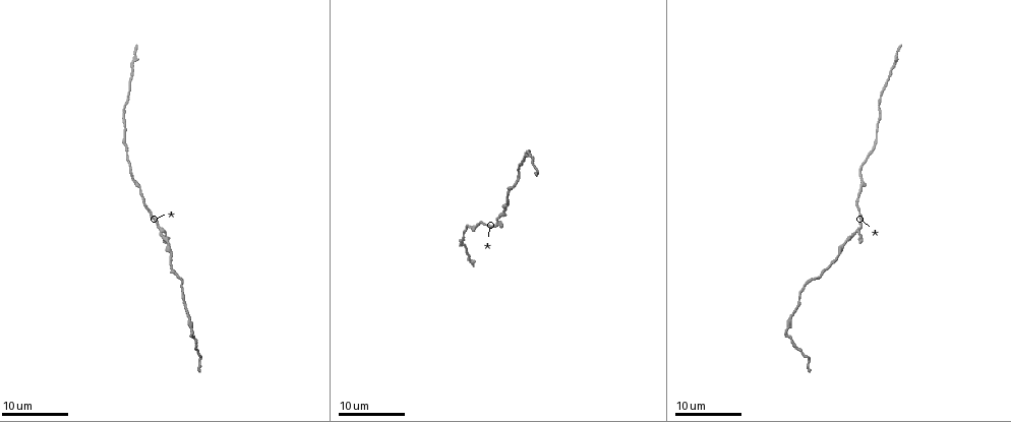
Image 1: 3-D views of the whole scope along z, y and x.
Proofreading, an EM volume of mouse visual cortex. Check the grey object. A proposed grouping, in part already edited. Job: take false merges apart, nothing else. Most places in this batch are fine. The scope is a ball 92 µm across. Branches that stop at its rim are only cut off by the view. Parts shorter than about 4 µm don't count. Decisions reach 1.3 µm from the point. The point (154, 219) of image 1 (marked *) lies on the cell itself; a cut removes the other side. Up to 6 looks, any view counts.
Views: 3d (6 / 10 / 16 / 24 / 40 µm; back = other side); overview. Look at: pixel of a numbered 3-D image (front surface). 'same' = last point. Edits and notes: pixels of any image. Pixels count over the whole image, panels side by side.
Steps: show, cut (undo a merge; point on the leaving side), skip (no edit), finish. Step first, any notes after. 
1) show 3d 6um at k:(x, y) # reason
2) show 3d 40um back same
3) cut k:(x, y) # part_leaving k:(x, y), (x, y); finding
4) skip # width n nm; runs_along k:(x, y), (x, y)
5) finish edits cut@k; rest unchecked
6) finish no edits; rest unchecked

show 3d 24um at 1:(162, 230) # three-way junction

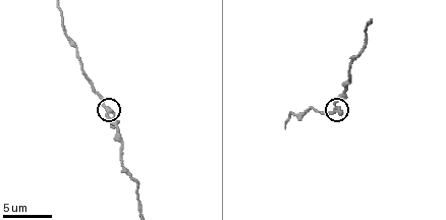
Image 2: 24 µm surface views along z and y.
show 3d 6um at 2:(335, 111) # closer look

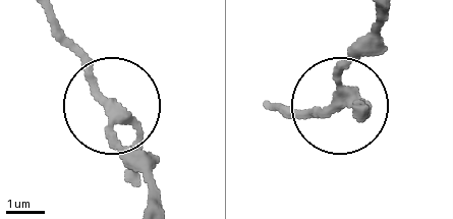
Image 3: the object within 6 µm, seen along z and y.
skip # runs_along 3:(72, 50), (105, 105), (111, 145), (147, 189); one cell here

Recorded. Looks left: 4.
show 3d 24um at 1:(122, 123)

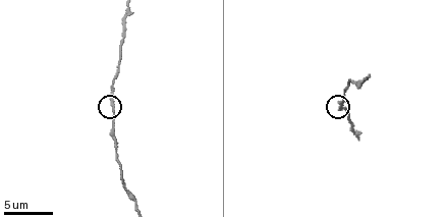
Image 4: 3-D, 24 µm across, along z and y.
show 3d 10um at 4:(110, 106)

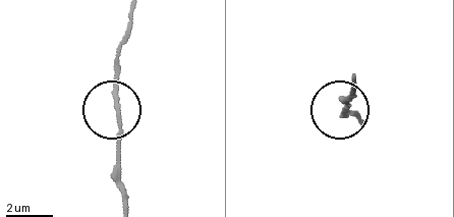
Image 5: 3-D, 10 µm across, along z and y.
skip # runs_along 5:(125, 202), (115, 52); continuous, no second cell

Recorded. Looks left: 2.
show 3d 10um at 4:(123, 26) # sudden change in width

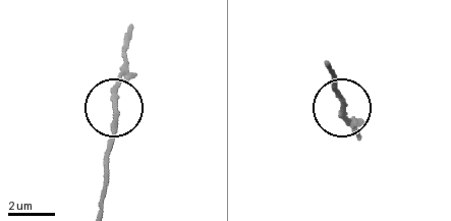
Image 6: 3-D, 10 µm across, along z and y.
skip # width 200 nm; runs_along 6:(99, 204), (103, 163), (115, 133), (120, 48); all the same cell

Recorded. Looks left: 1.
finish no edits; rest unchecked

